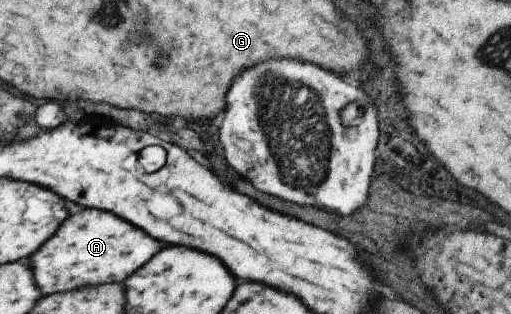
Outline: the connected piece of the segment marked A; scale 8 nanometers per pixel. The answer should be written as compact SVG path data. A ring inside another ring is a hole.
M86 208L76 216L68 216L58 232L34 254L34 280L42 294L64 292L80 286L98 286L106 282L122 282L136 268L146 264L160 250L160 242L134 228L126 220ZM64 250L64 252L62 252Z

